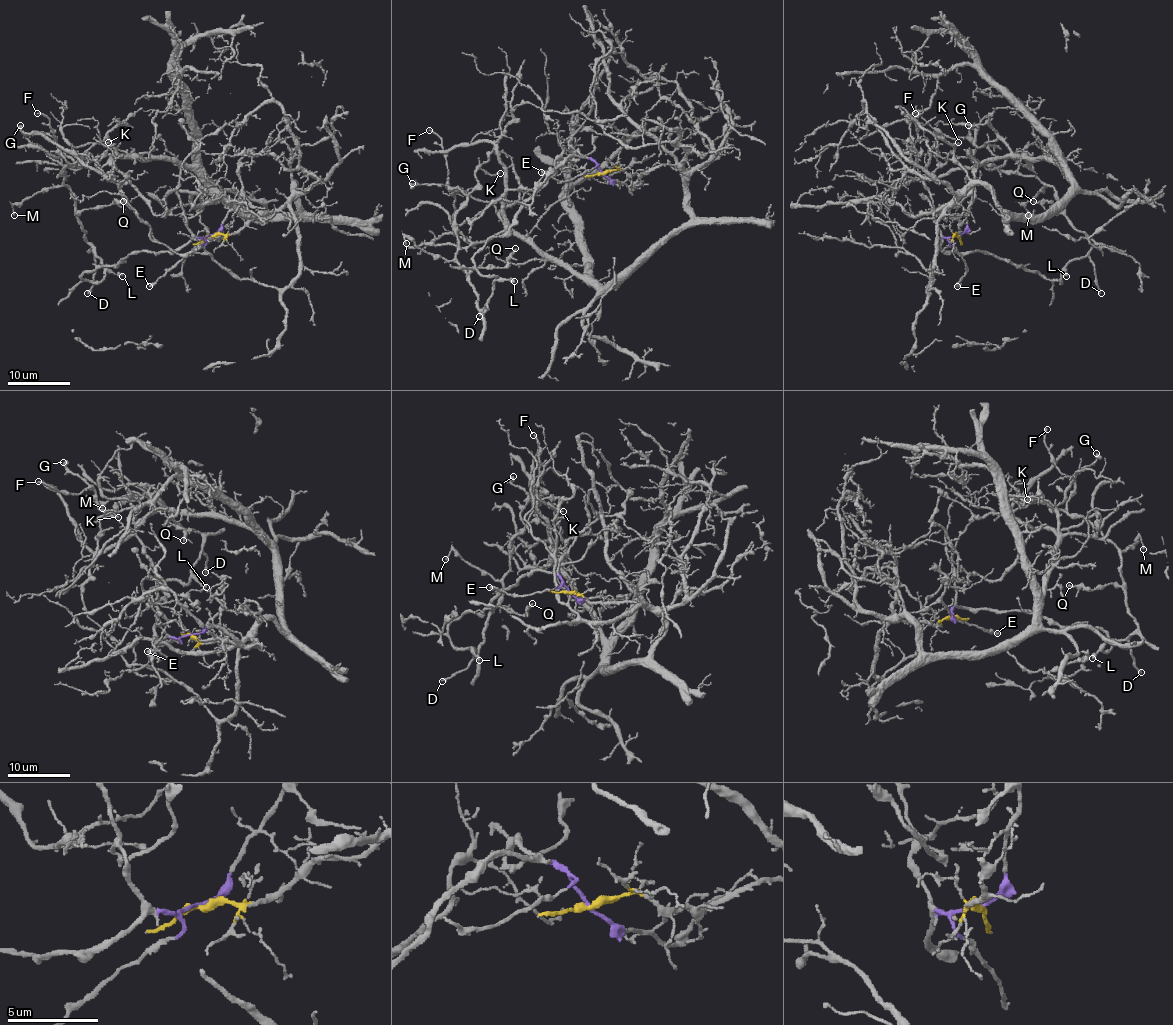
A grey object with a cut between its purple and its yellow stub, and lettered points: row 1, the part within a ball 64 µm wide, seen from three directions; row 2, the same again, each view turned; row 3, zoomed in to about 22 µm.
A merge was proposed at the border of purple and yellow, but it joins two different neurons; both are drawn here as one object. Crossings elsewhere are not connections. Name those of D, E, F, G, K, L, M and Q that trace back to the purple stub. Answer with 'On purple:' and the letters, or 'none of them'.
On purple: D, E, F, G, K, L, M, Q

